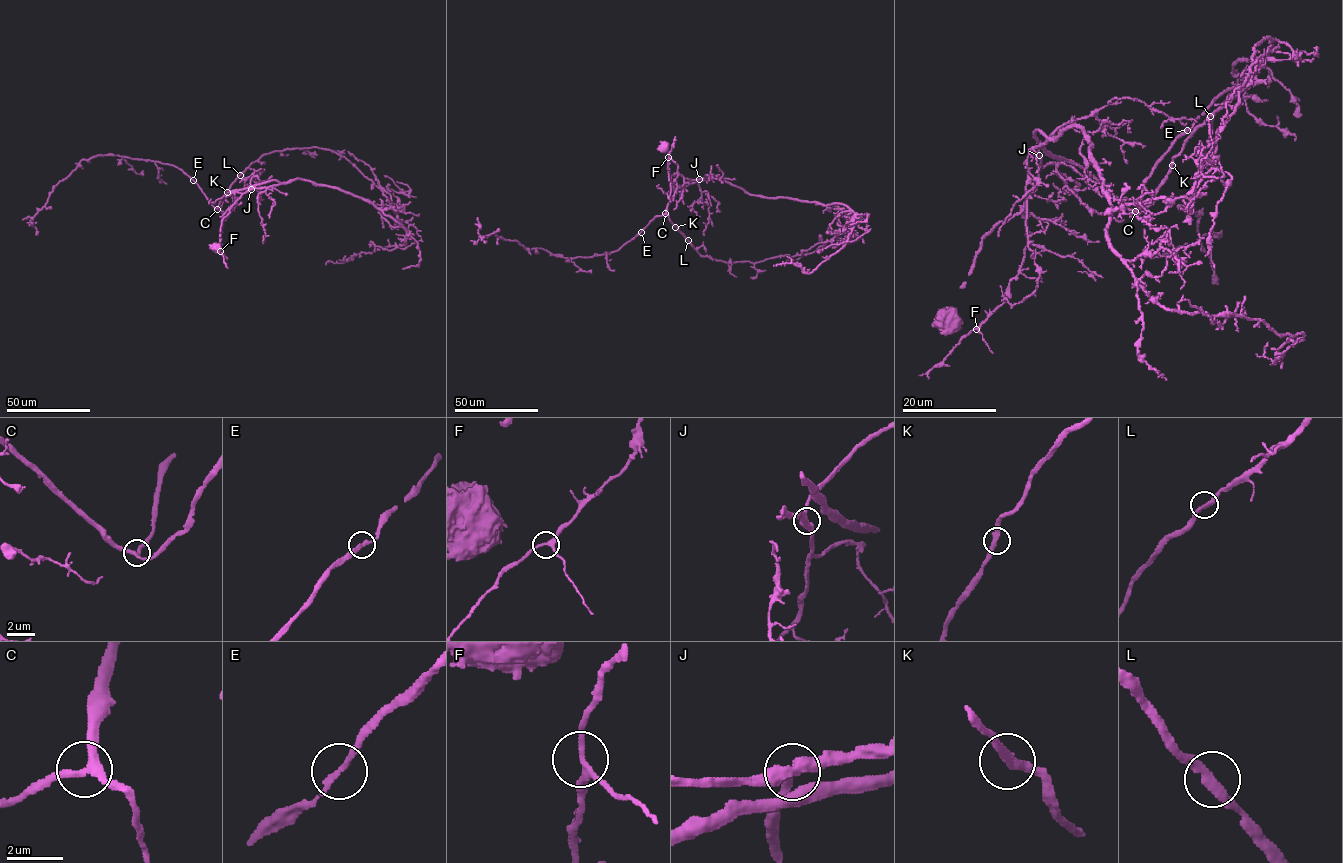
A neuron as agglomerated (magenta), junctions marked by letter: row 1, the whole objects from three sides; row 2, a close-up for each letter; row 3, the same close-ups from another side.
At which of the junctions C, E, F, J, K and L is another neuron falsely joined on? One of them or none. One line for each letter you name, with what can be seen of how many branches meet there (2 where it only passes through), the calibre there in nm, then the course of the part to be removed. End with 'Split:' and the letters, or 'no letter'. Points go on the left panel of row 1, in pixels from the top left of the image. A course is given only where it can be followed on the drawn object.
Split: no letter

